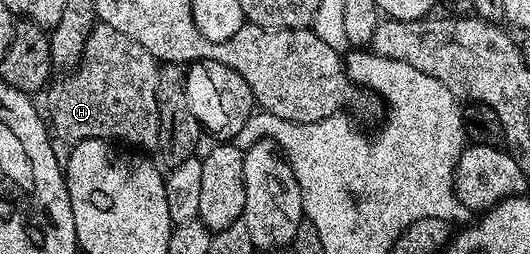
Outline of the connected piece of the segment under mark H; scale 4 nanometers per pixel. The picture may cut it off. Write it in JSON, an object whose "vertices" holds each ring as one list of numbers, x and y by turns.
{"vertices":[[95,24,77,67,59,76,62,78,45,90,45,112,53,136,69,143,98,137,111,143,127,141,130,145,139,145,142,151,157,150,162,126,156,99,159,68,158,58,140,47,136,39,128,39,128,35,116,31,116,27]]}

